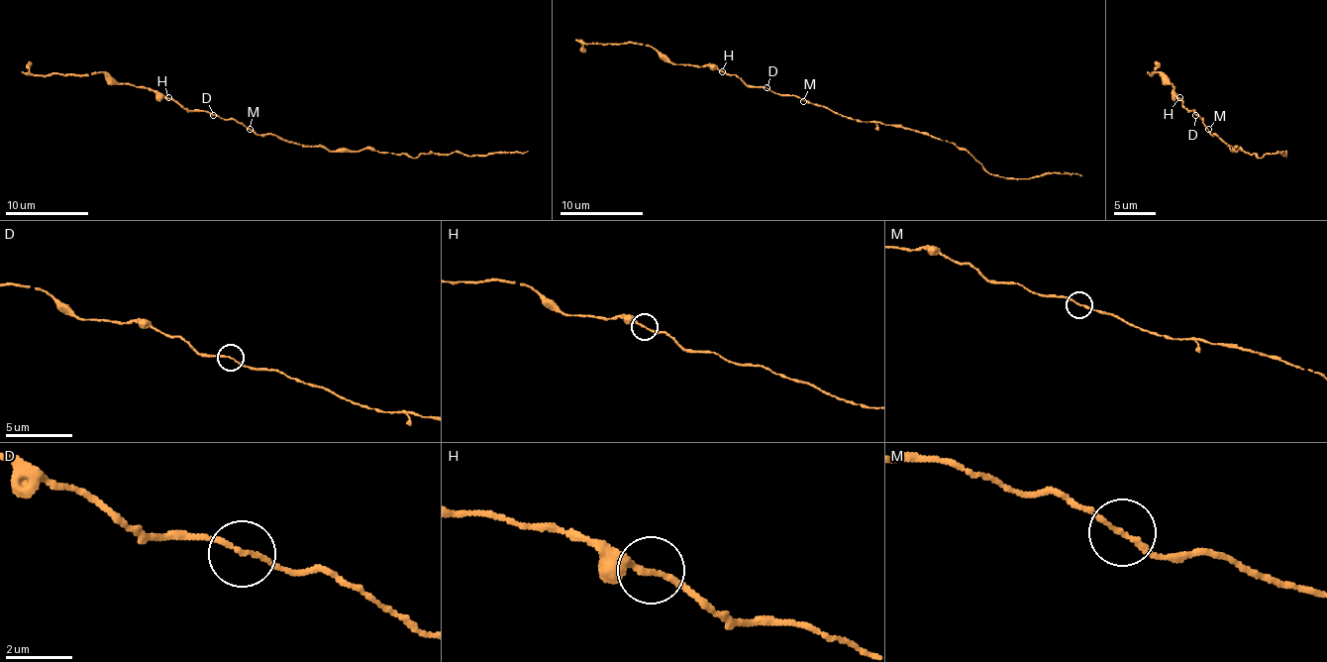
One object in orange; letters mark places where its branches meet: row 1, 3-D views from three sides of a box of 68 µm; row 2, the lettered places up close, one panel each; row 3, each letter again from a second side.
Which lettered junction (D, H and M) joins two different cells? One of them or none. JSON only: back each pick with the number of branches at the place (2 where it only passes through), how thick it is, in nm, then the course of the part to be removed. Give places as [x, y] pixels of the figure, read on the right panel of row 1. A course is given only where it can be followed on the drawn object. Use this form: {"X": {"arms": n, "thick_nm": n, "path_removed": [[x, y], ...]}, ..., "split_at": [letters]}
{"split_at": []}

